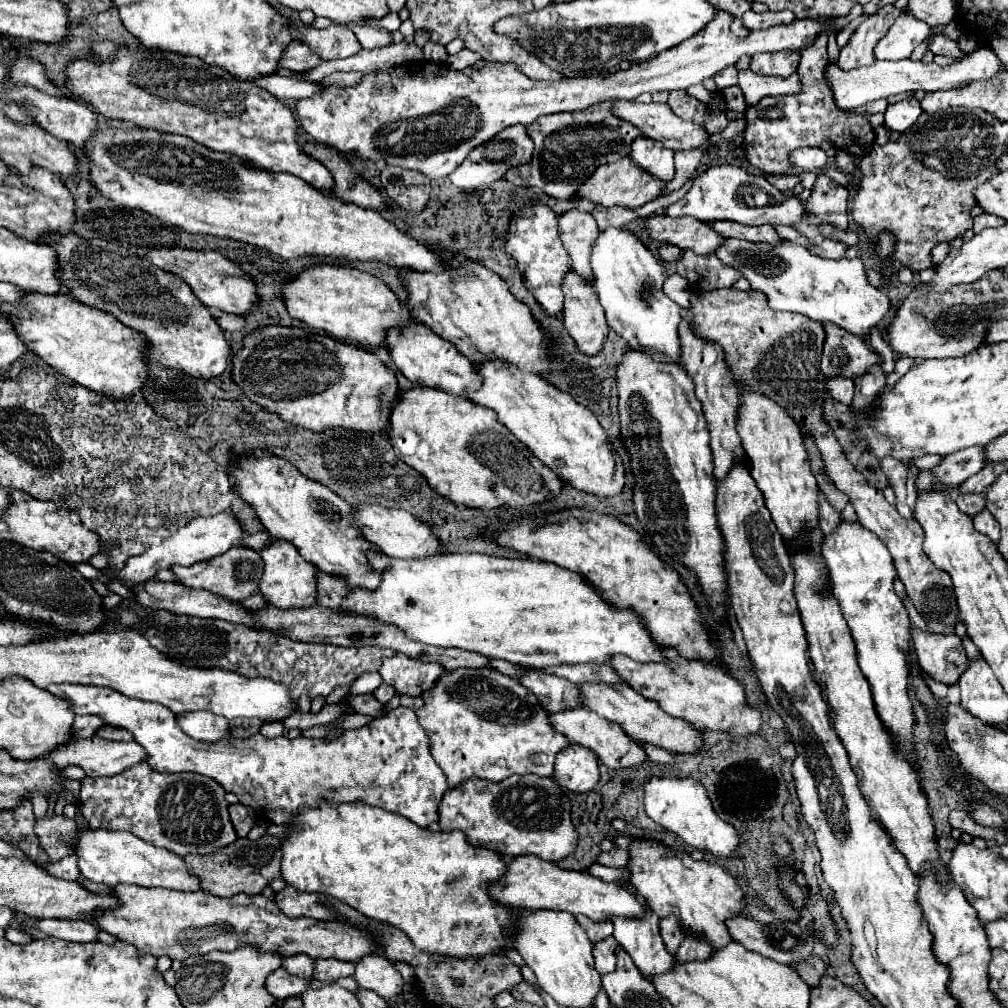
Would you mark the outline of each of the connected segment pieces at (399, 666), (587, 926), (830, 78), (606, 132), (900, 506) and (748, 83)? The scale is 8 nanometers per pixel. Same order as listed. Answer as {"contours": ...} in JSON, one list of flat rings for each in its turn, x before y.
{"contours":[[[396,654,392,658,384,658,378,672,382,676,382,682,394,686,398,694,420,696,434,686,434,682,442,674,442,666]],[[576,916,576,920,578,920,578,924,582,924,582,928,586,930,588,938,590,938,594,944,600,942,600,940,604,940,604,938,608,938,608,936,612,934,612,920,594,922,594,920,586,918,586,916]],[[980,48,980,50,966,54,960,62,954,62,950,66,936,66,934,62,924,64,924,62,912,62,912,60,896,60,896,62,876,62,874,66,868,66,868,68,856,68,856,70,844,72,834,62,834,64,826,66,824,78,834,94,834,102,838,104,838,108,854,110,858,106,864,106,878,98,890,98,890,96,902,94,902,92,954,90,954,88,966,86,974,80,988,80,988,78,996,76,998,66,1000,66,998,56,990,48]],[[602,102,580,112,540,116,526,128,526,132,534,140,534,156,528,164,510,168,504,180,522,188,536,188,558,200,572,200,578,186,590,176,590,172,594,172,594,154,606,156,608,162,614,162,630,154,630,144,636,138,646,136,634,124,614,116,610,102]],[[890,456,880,460,880,468,882,472,888,476,890,480,890,488,896,492,896,510,904,516,904,518,912,518,912,512,906,504,906,476,908,470,900,460,894,460]],[[752,70,738,74,738,86,742,88,748,106,754,106,758,100,770,94,796,94,802,88,798,74,790,78,774,78,774,76,762,78,760,74,754,74]]]}

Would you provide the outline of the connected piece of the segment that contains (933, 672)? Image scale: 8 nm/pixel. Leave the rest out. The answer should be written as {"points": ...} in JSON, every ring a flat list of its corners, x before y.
{"points":[[912,628,912,648,920,668,934,680,954,684,968,668,968,658,956,634,934,634]]}

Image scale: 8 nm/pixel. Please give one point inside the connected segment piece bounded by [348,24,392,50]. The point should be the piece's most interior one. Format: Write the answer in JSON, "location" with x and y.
{"location":[370,37]}

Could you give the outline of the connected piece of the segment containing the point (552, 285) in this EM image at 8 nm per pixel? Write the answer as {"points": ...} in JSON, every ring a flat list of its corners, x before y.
{"points":[[542,202,522,208,510,224,510,232,506,236,506,250,518,262,518,268,524,276,526,288,534,294,536,302,548,316,558,316,562,312,562,280,572,270,570,256,562,246,558,236,558,218,556,214]]}

